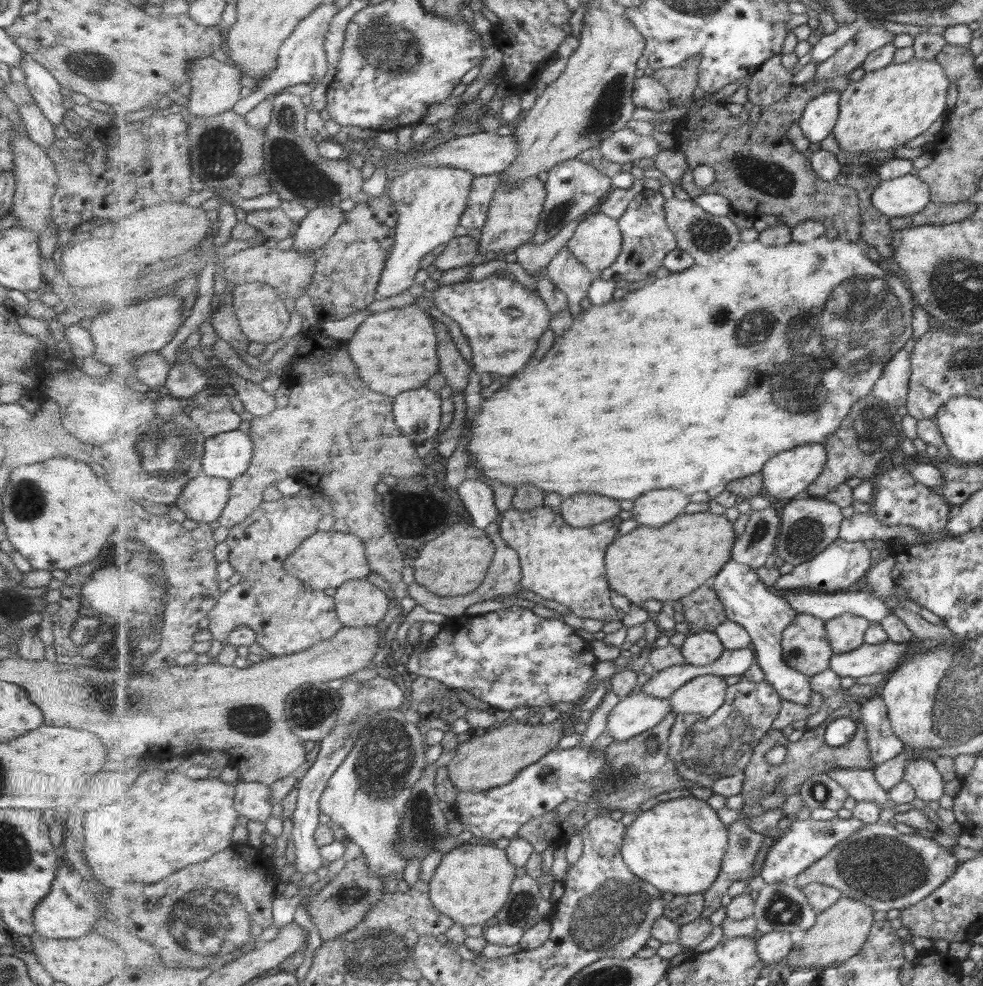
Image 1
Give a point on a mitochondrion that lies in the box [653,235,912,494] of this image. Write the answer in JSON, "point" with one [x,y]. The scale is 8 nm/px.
{"point":[868,415]}

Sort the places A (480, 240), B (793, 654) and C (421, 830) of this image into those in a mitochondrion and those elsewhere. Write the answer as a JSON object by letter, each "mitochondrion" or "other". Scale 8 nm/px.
{"A":"other","B":"mitochondrion","C":"mitochondrion"}

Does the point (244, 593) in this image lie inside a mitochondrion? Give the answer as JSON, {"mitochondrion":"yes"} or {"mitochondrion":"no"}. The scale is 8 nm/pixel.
{"mitochondrion":"no"}

